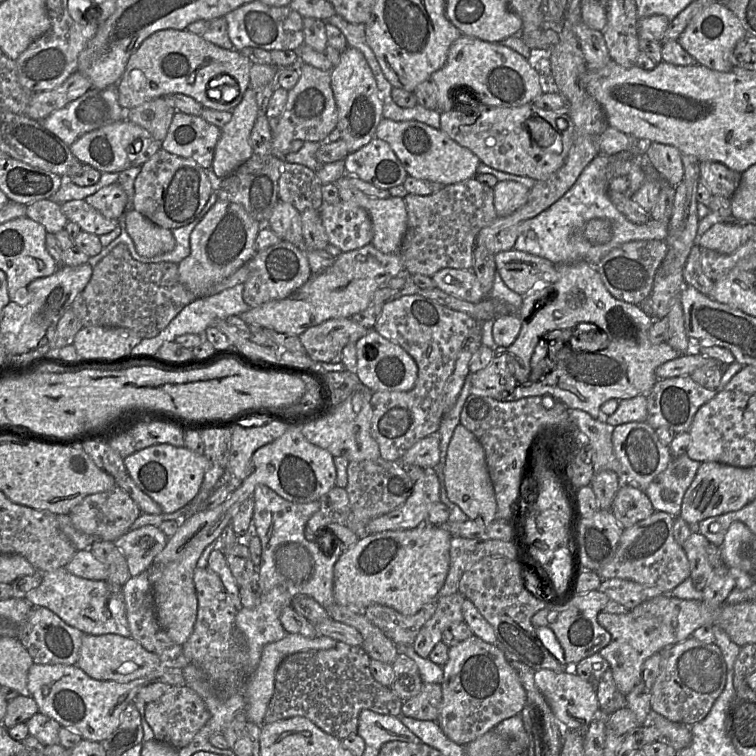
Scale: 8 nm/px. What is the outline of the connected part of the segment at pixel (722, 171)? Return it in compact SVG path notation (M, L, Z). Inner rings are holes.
M700 162L700 179L713 195L730 198L739 186L741 175L720 162Z

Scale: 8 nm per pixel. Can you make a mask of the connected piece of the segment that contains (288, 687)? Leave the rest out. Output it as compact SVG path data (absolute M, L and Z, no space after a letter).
M339 641L331 649L303 651L287 656L275 672L274 693L264 723L301 716L342 740L357 733L359 714L363 710L399 716L404 701L390 687L381 685L373 678L370 663L371 658L362 646L350 646Z

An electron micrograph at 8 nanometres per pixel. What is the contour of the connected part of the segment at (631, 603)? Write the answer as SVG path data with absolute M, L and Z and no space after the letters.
M622 578L604 579L598 590L604 592L611 600L622 604L628 610L637 607L646 600L667 594L657 587Z

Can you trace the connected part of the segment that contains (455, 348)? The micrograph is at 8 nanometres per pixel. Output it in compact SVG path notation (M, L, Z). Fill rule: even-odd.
M419 294L405 295L383 303L381 315L373 329L412 356L418 367L418 376L411 390L375 391L371 394L371 435L379 446L382 459L399 460L416 442L439 430L445 415L446 382L476 324L477 320L468 314Z

